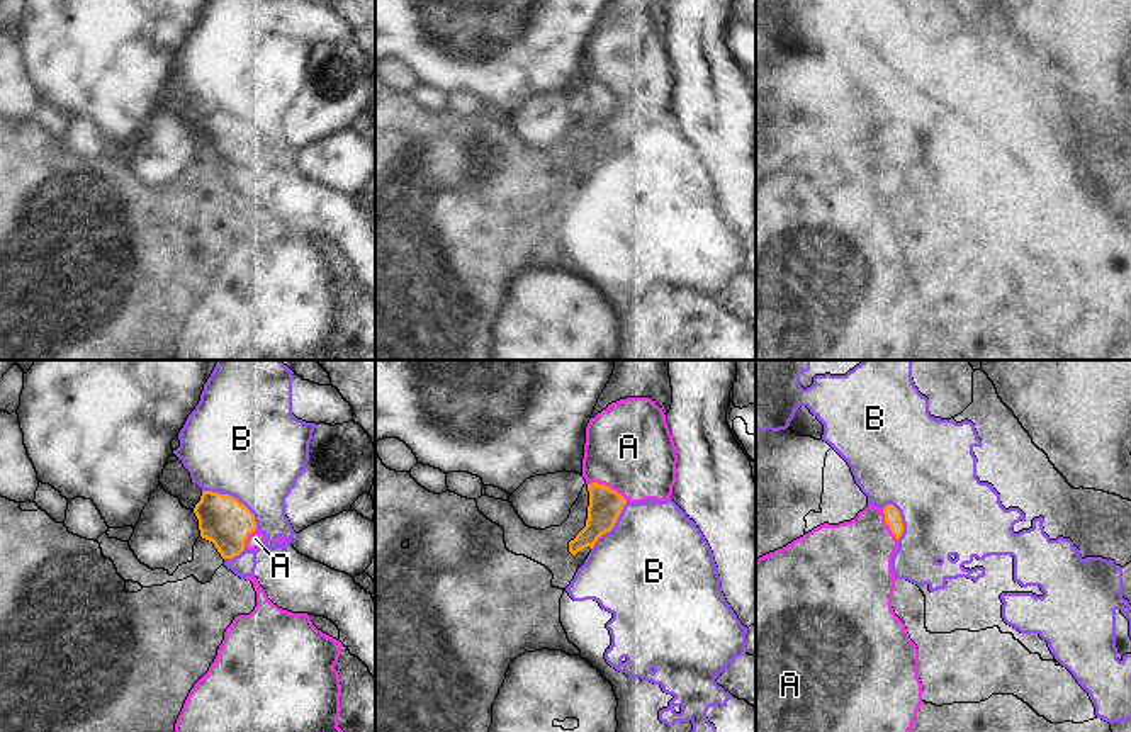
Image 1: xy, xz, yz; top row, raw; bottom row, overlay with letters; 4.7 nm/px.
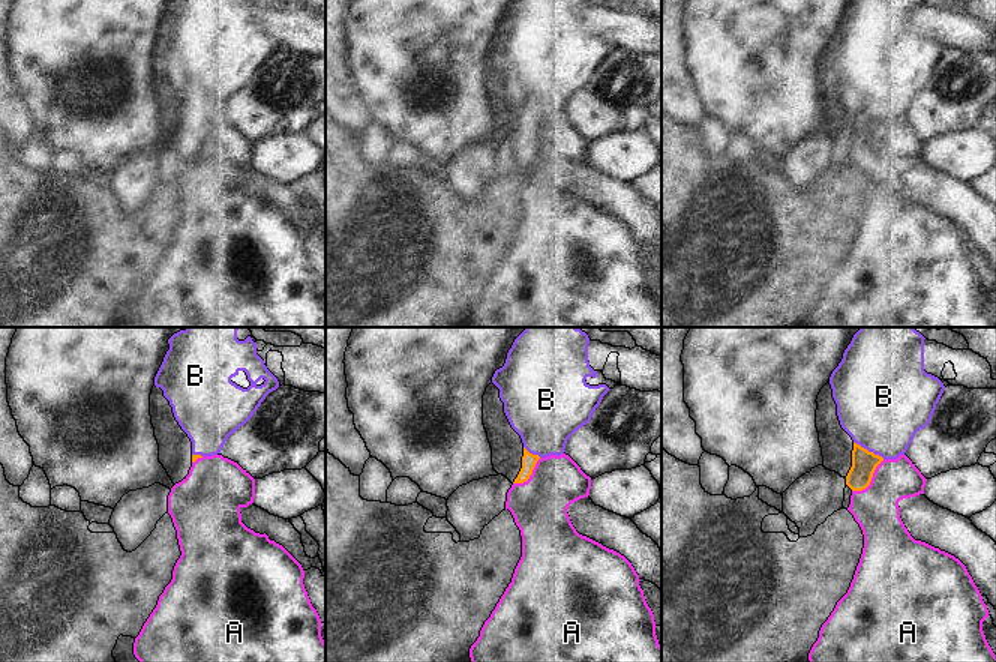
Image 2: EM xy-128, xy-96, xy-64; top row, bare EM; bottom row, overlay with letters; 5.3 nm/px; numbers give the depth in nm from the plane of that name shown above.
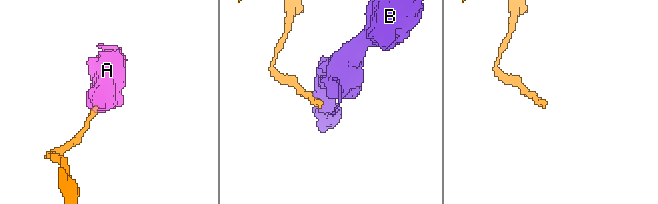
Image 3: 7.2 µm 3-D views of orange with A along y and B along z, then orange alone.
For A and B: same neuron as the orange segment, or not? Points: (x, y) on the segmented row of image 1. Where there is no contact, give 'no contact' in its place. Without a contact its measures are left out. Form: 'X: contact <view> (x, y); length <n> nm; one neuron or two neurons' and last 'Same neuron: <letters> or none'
A: contact xz (607, 486); length 220 nm; one neuron
B: contact xy (235, 498); length 320 nm; two neurons
Same neuron: A

